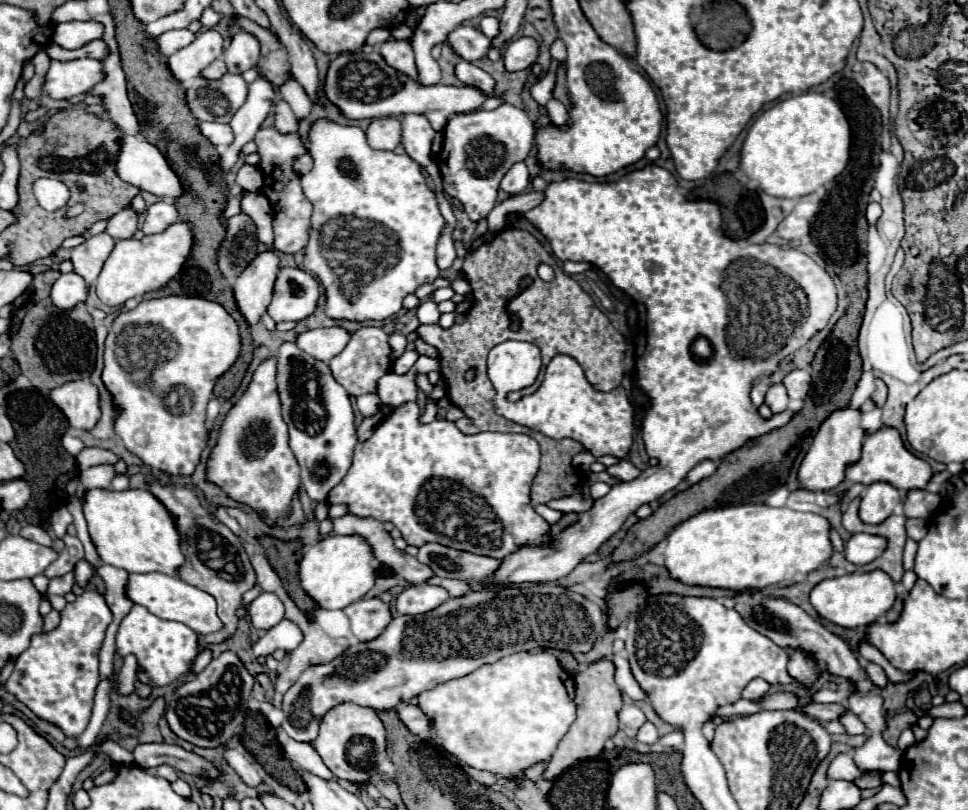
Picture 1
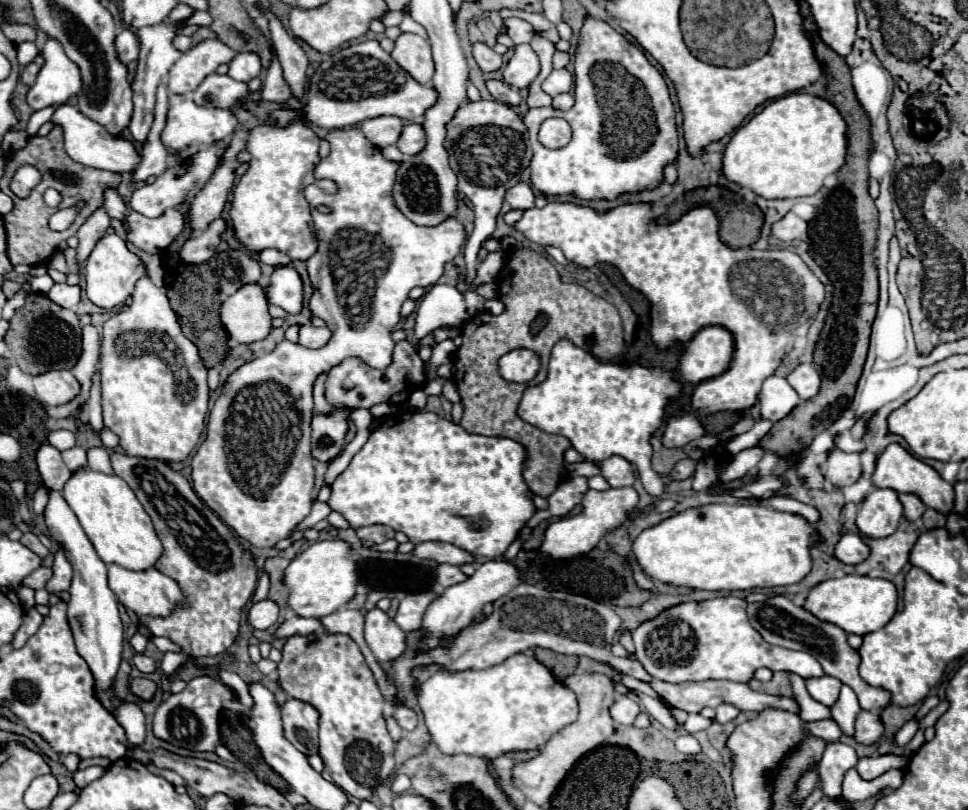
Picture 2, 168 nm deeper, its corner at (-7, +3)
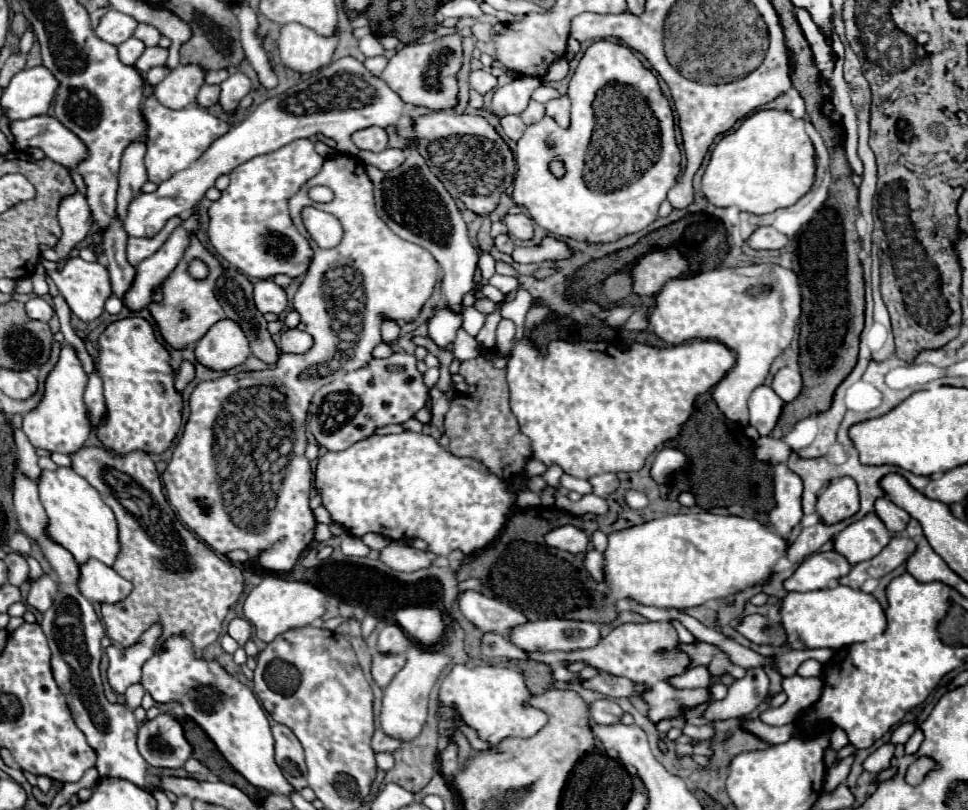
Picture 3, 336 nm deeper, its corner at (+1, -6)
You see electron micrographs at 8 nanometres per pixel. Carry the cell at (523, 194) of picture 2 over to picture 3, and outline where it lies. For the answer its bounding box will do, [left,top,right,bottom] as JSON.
[505,215,533,241]

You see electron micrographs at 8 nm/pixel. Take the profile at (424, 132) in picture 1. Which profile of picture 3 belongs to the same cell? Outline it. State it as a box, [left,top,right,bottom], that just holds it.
[357,149,405,171]

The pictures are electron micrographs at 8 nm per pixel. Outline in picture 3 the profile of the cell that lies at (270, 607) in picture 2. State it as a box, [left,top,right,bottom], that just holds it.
[227,619,251,647]

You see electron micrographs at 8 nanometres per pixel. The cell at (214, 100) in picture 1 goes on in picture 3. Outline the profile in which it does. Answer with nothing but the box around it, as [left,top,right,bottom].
[197,85,219,107]

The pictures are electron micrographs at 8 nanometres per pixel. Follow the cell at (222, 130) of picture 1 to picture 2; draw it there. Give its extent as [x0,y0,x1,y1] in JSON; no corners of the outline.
[161,94,237,156]

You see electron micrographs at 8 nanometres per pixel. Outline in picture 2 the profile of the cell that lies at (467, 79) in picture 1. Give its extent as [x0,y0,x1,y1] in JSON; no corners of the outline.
[485,78,521,106]

